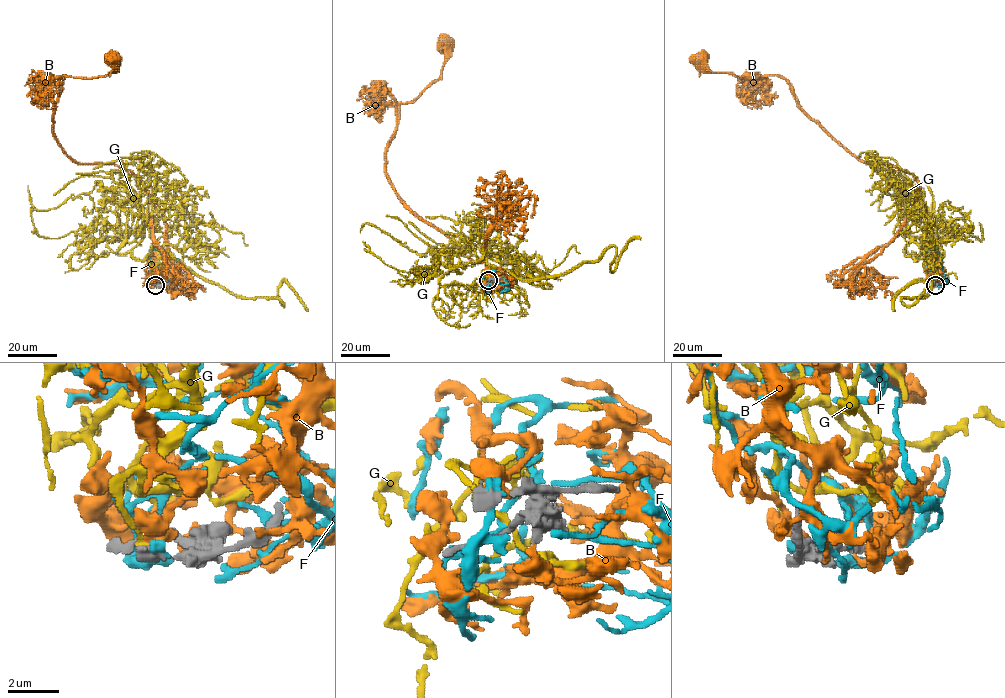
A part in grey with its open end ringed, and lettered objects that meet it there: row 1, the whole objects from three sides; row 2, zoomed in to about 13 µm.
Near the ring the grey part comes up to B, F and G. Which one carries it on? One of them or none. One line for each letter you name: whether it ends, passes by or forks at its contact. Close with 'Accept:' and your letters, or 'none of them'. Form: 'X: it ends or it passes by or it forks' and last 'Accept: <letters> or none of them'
G: it ends
Accept: G

